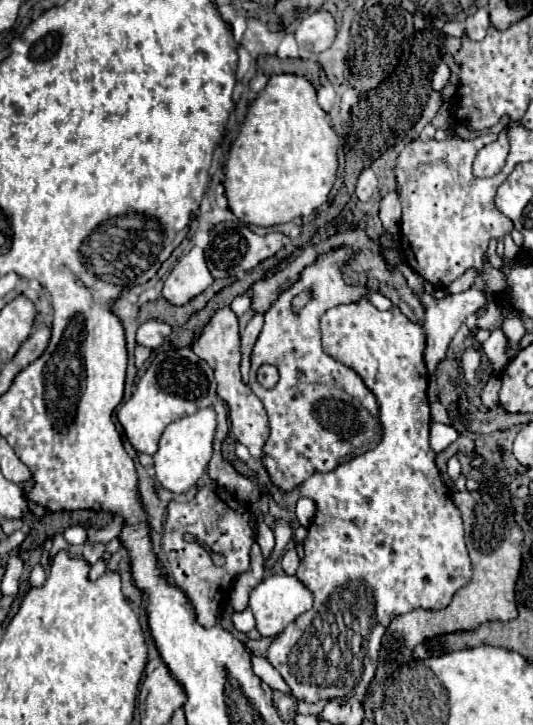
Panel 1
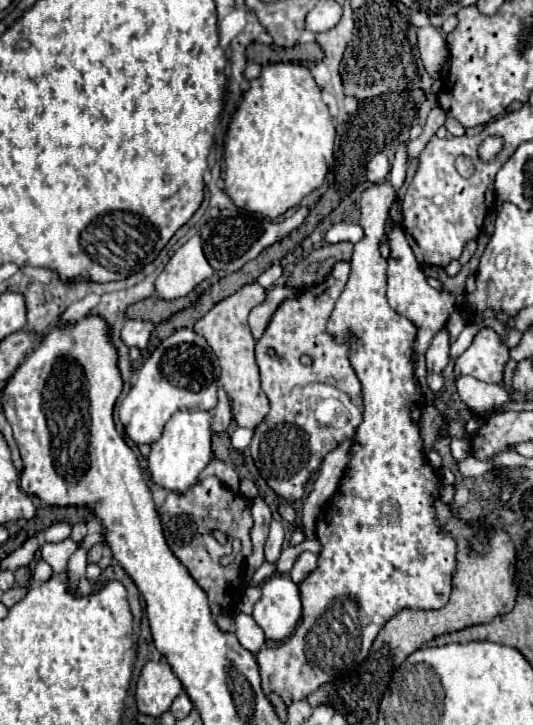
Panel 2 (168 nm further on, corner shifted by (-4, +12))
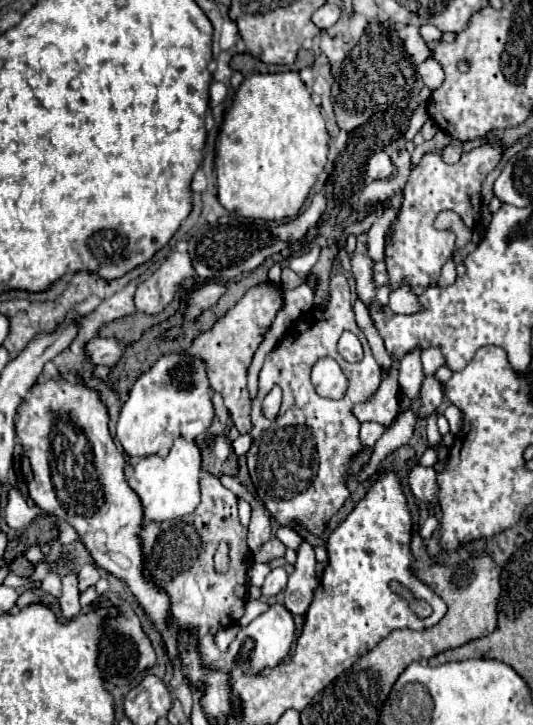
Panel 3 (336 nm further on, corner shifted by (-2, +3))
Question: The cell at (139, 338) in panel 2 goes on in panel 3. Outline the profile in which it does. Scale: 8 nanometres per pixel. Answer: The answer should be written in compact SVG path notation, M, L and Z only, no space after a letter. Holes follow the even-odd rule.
M96 337L88 343L90 357L96 365L114 365L122 359L126 345L122 345L114 337Z

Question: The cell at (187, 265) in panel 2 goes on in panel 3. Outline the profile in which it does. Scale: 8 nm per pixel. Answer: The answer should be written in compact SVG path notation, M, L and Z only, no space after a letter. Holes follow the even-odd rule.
M174 253L168 257L162 267L136 289L136 309L144 313L160 313L166 305L172 303L174 295L180 291L184 279L194 277L192 261L188 253Z

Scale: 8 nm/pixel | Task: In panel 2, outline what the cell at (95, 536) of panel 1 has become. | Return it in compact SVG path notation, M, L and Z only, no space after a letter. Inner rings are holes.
M76 550L68 562L68 570L66 570L68 578L72 582L78 582L84 574L86 574L86 550Z

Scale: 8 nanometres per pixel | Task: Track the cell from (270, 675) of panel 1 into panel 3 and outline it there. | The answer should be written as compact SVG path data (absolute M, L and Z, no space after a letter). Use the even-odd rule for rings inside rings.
M236 623L236 625L230 625L230 627L226 627L226 629L220 629L218 631L218 635L216 635L216 643L218 643L218 647L220 647L220 651L228 651L228 647L230 647L230 643L236 639L236 635L238 635L238 631L240 631L240 625Z

